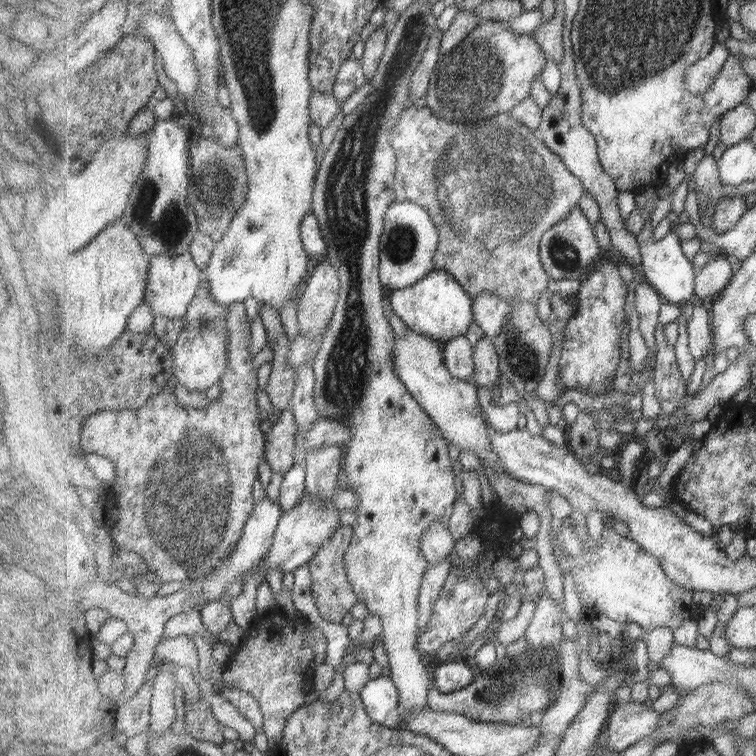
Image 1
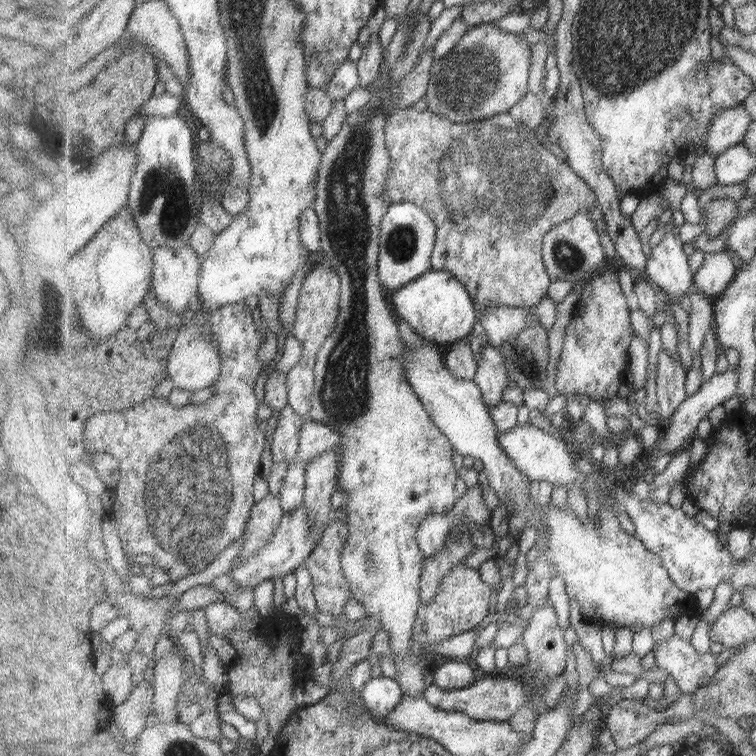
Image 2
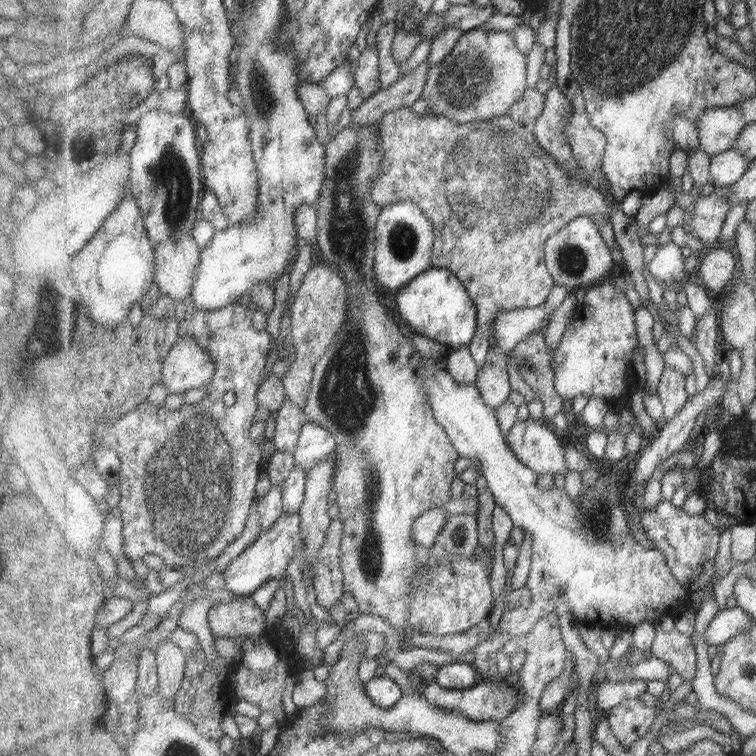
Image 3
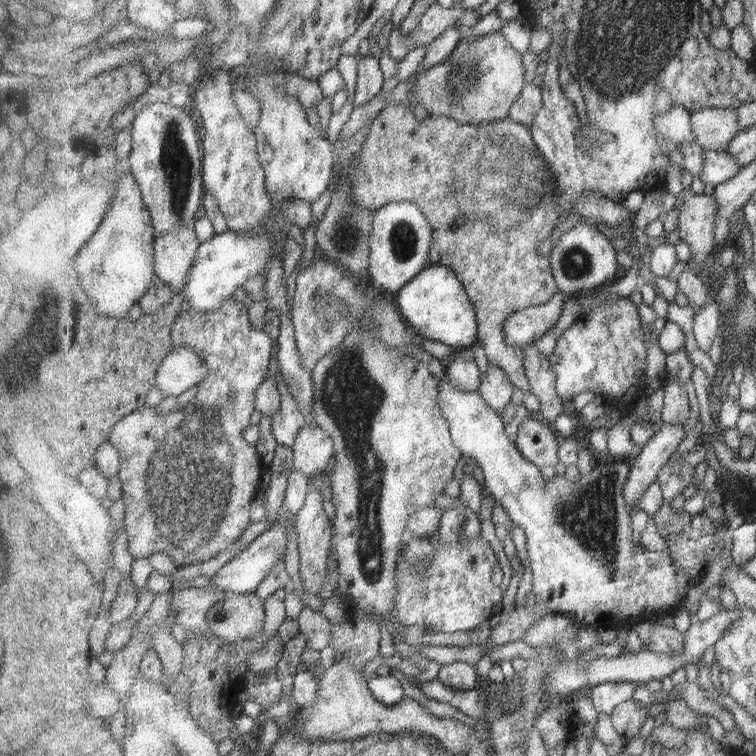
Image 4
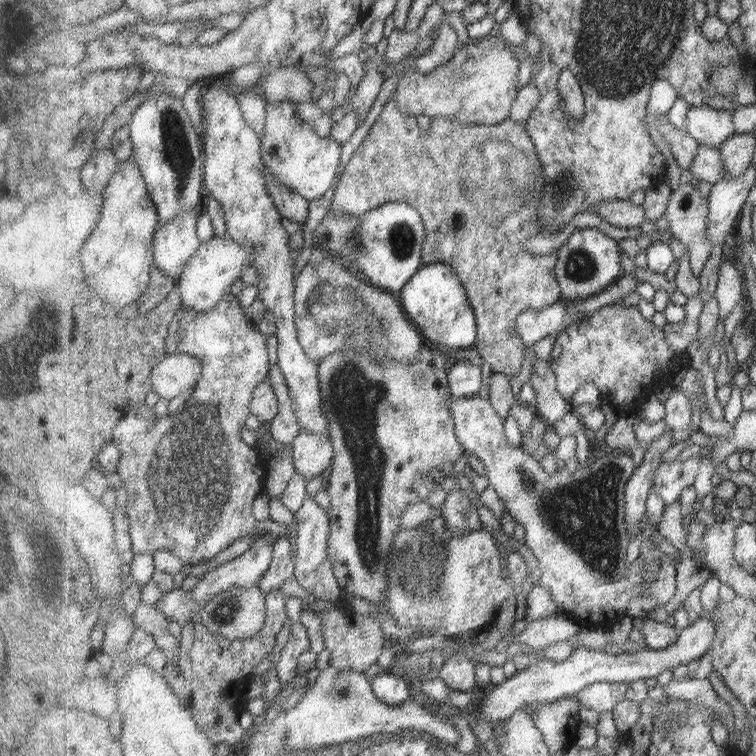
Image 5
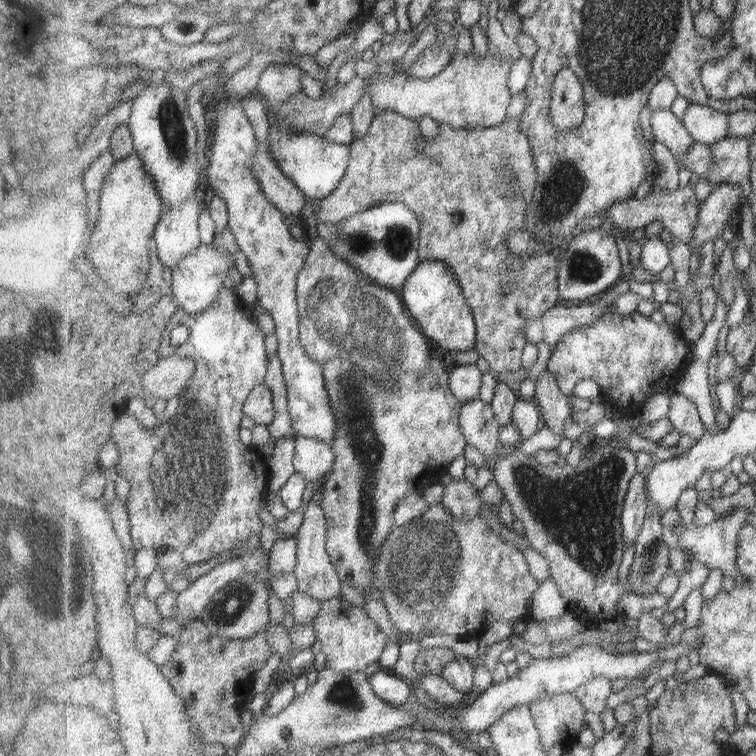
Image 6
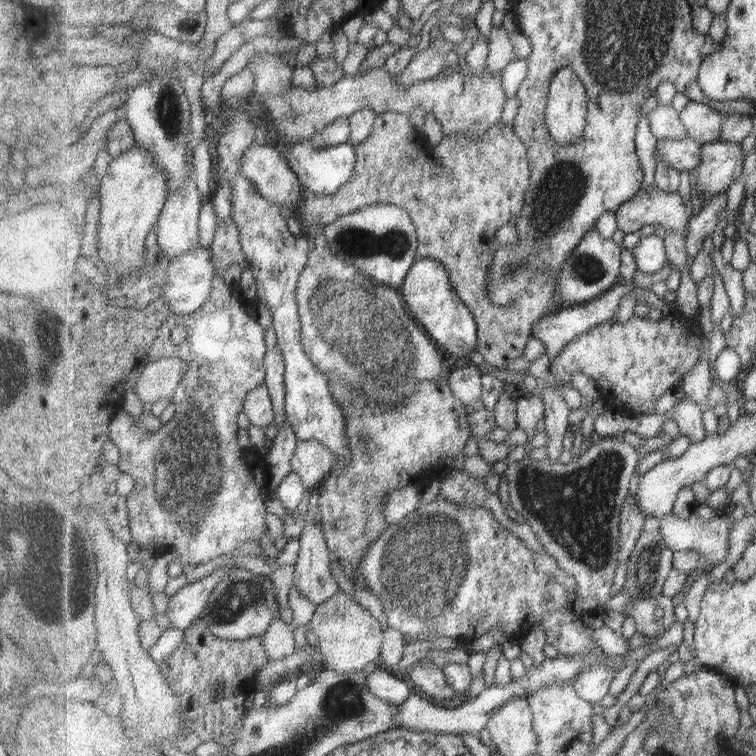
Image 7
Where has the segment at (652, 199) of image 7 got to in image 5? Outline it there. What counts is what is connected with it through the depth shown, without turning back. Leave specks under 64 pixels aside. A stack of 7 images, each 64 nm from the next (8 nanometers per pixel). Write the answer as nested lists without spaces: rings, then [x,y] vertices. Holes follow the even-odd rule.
[[[681,182],[680,187],[670,194],[666,203],[664,216],[667,218],[669,230],[672,236],[685,244],[689,250],[690,264],[695,275],[700,275],[705,268],[707,260],[711,256],[714,243],[707,236],[707,225],[709,225],[709,208],[707,208],[707,198],[703,198],[693,187],[693,182]],[[609,200],[601,202],[595,212],[602,220],[623,229],[639,228],[647,222],[643,206],[635,206],[631,200]]]

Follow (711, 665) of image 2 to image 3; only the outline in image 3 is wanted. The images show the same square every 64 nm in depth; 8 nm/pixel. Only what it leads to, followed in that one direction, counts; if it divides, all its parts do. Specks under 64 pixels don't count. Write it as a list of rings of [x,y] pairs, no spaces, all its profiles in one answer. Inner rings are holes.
[[[664,630],[656,631],[651,653],[668,662],[682,677],[683,682],[691,683],[697,677],[698,654],[691,636],[678,632]]]

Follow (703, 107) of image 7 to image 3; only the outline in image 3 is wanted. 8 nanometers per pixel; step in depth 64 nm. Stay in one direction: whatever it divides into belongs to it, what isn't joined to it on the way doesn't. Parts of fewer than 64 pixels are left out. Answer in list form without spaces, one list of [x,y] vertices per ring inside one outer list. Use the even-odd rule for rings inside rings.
[[[740,107],[706,110],[697,122],[702,149],[715,156],[735,148],[747,125]]]

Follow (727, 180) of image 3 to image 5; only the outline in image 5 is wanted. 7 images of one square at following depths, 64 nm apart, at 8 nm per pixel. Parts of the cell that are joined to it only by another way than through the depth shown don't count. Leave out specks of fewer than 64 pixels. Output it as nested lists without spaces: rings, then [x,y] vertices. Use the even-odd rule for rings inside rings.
[[[700,145],[691,168],[694,178],[714,185],[726,177],[727,171],[725,161],[718,148]]]

